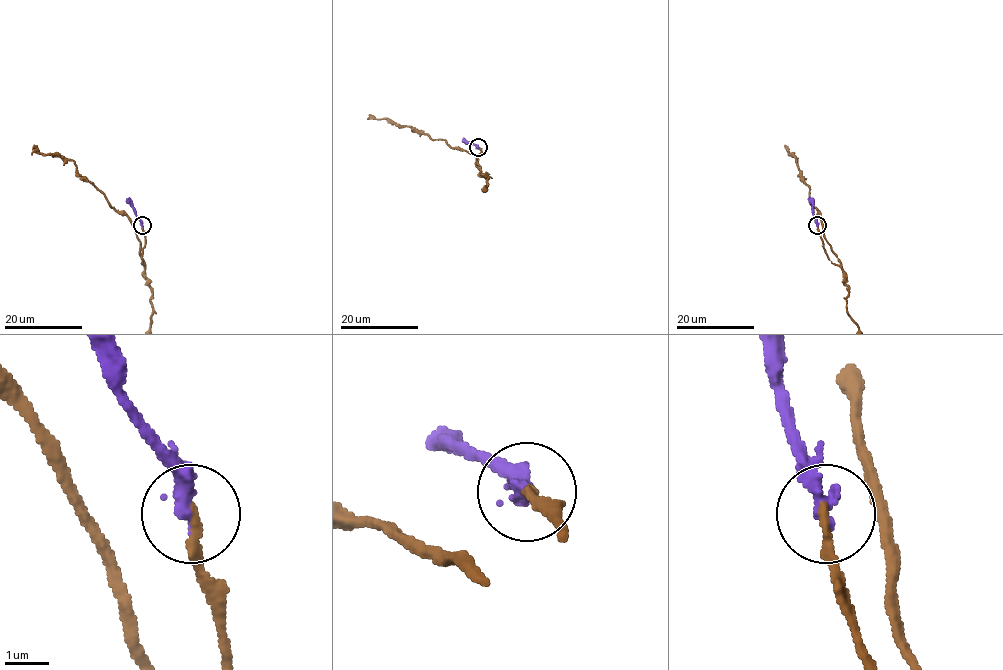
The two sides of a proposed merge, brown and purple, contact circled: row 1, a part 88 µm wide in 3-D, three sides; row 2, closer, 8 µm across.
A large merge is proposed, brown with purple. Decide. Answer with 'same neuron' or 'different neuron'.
same neuron

